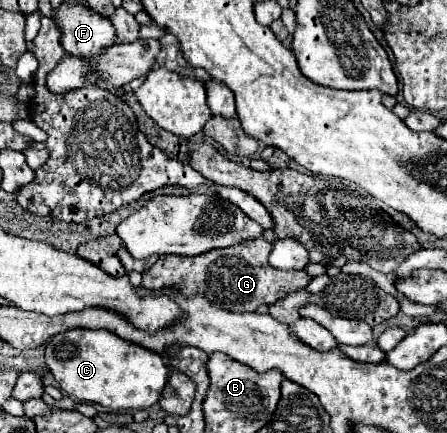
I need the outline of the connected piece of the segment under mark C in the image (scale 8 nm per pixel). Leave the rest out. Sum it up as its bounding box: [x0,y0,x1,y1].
[46,329,170,411]

